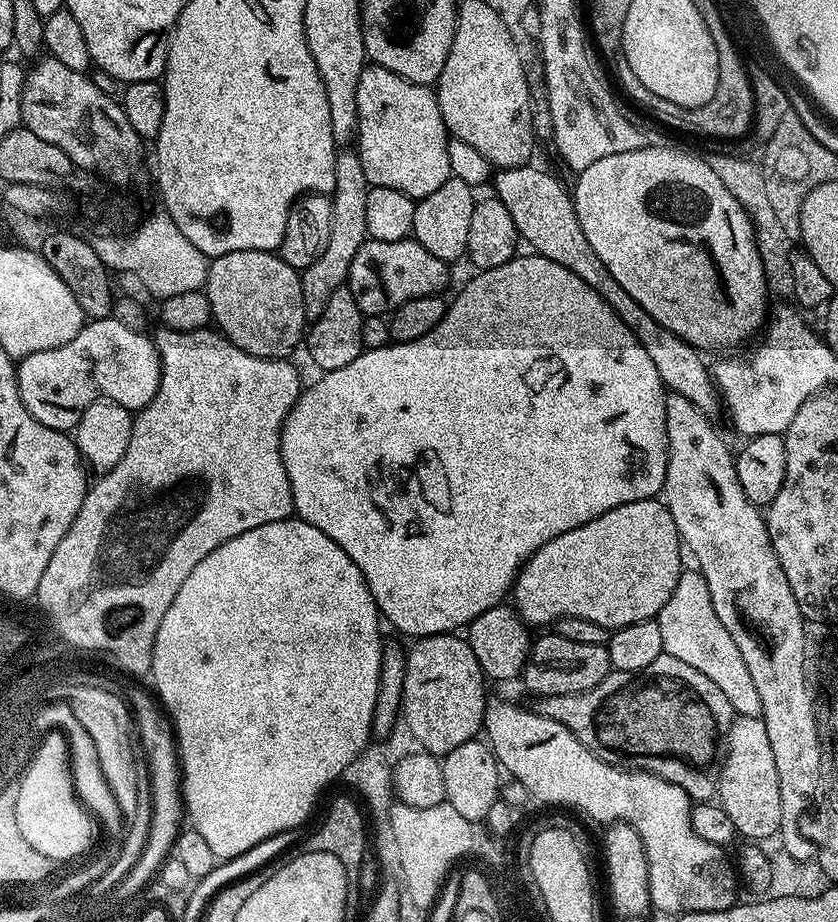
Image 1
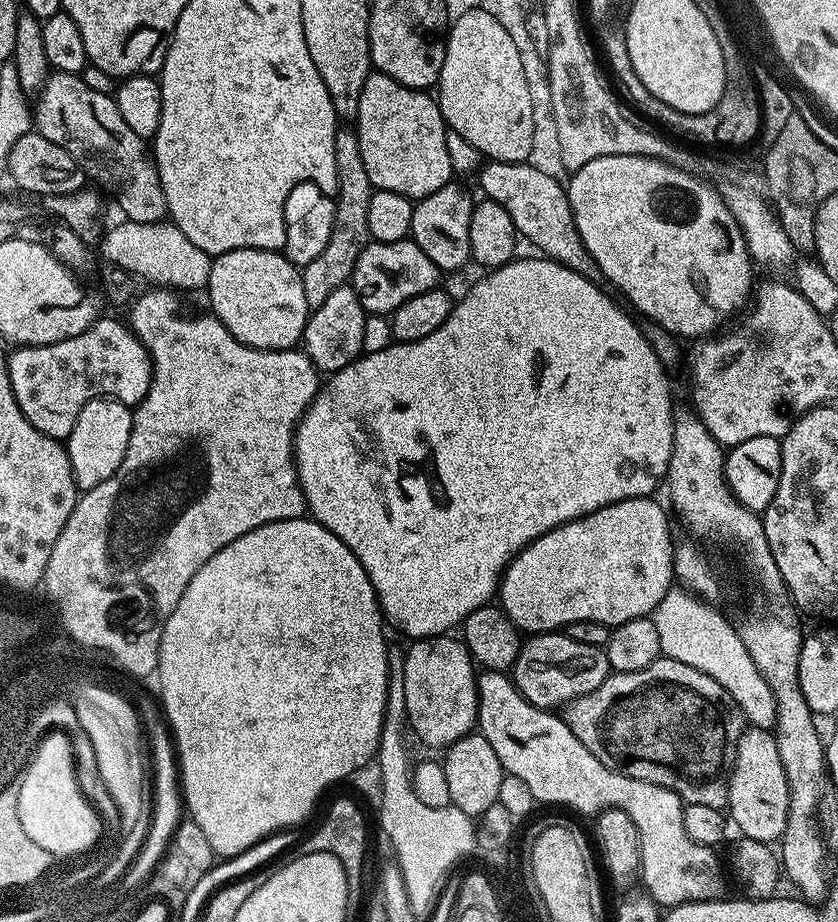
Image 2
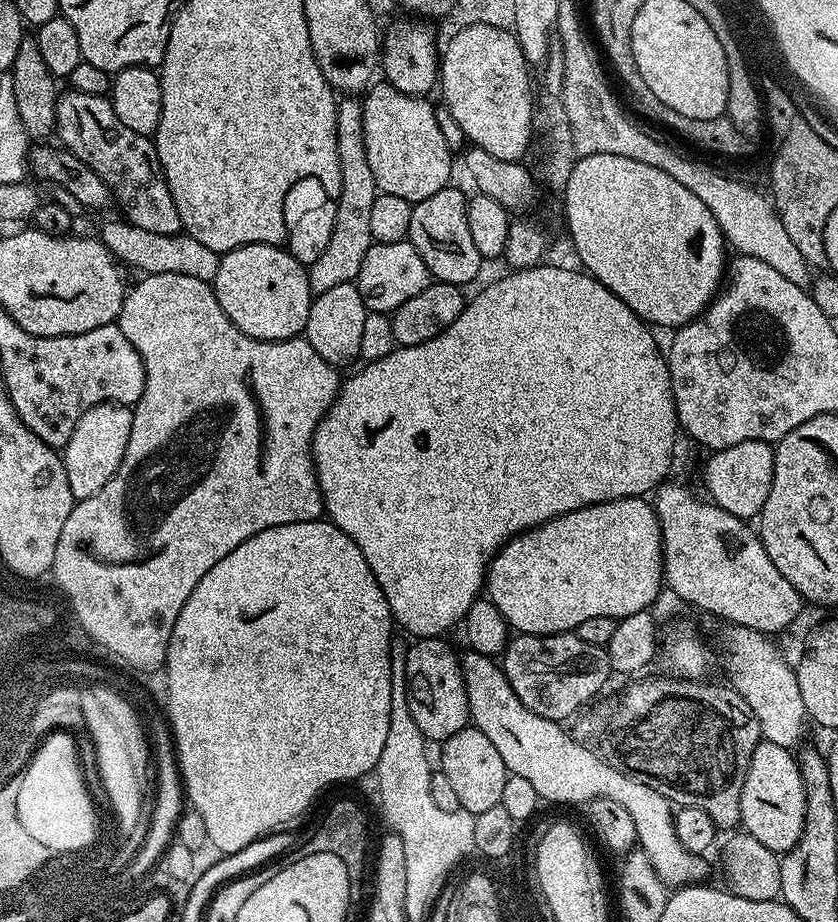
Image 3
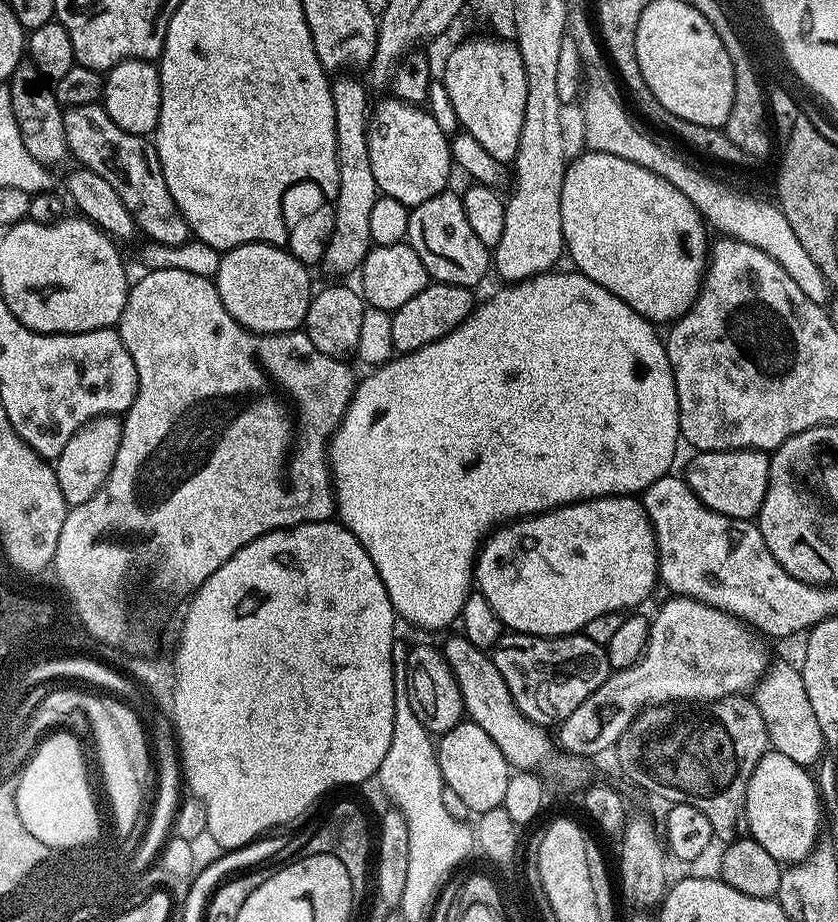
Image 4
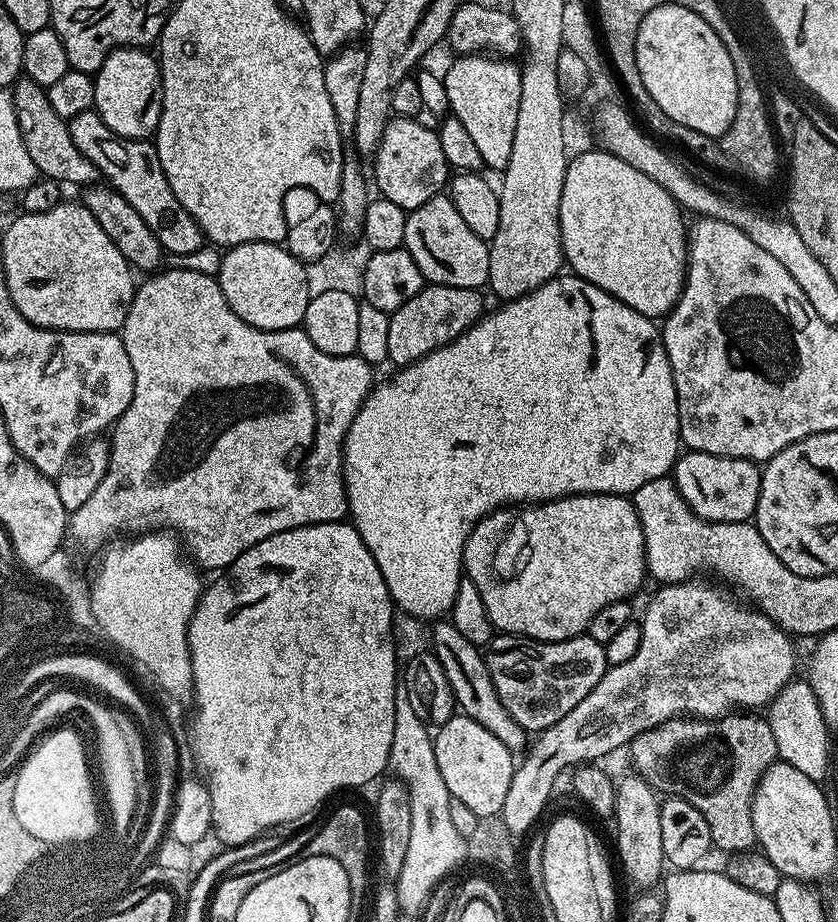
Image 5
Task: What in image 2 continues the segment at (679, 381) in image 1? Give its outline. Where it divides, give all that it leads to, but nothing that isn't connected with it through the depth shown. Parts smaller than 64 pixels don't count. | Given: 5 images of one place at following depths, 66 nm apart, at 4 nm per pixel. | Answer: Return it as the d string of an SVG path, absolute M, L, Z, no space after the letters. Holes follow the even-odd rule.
M488 160L479 169L480 188L489 200L498 202L510 214L517 233L529 240L547 259L565 264L570 270L587 276L590 280L601 279L600 267L586 250L582 238L578 234L578 226L574 222L572 207L568 201L567 187L559 185L549 175L542 174L527 162L498 162Z

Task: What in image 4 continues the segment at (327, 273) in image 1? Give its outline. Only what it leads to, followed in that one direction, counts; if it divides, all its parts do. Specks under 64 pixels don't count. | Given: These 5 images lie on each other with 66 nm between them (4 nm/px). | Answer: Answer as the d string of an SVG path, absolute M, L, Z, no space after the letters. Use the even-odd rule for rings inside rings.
M350 76L336 77L331 81L331 97L334 101L335 152L338 154L339 190L333 201L334 230L327 246L329 261L334 265L350 267L359 256L366 256L372 247L370 213L379 189L370 169L368 135L368 98L363 86Z

